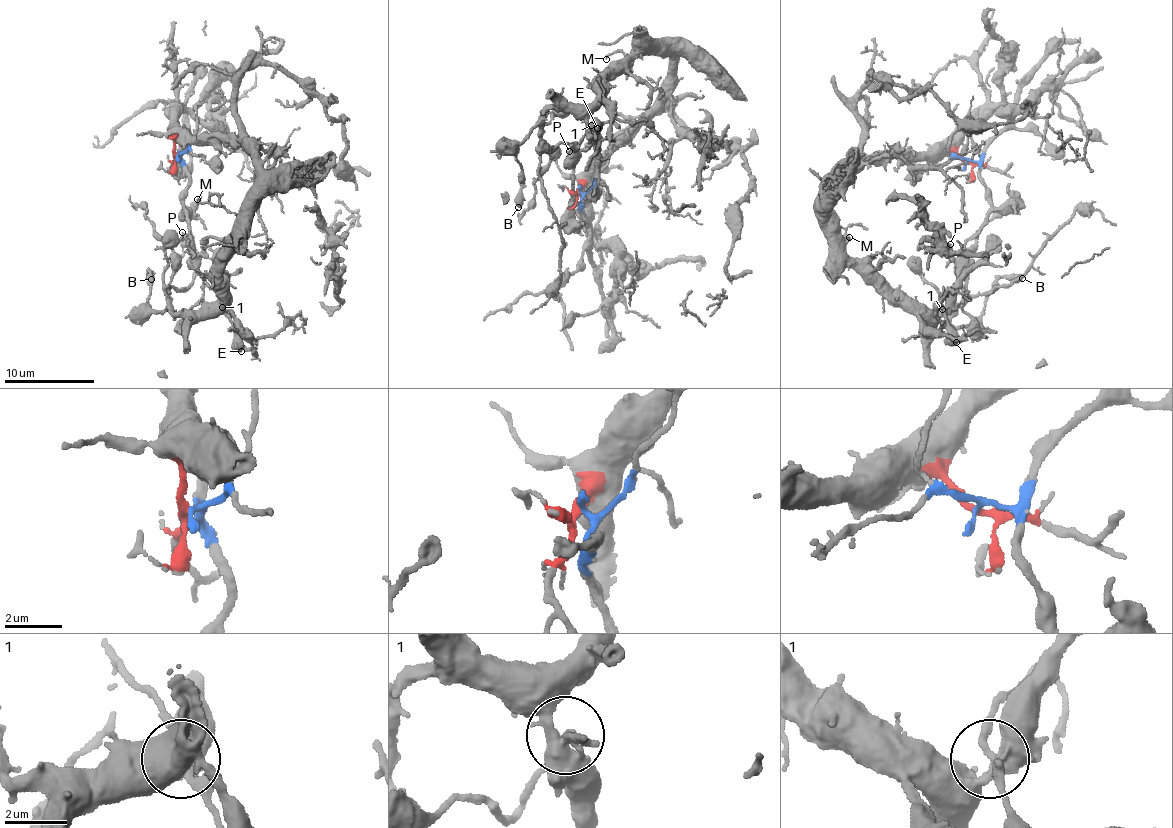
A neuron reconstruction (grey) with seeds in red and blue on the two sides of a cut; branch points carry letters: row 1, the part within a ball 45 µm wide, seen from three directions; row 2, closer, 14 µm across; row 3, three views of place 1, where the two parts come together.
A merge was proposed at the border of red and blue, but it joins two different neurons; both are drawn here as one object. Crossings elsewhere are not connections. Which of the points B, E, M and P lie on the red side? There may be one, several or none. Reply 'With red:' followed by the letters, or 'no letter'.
With red: B, M

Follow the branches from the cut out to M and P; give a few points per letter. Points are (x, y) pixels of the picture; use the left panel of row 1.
M: (177, 155), (176, 138), (222, 133), (237, 140), (253, 157), (258, 168), (257, 185), (239, 216), (197, 199)
P: (177, 155), (181, 156), (189, 179), (184, 199), (193, 253), (183, 232)

